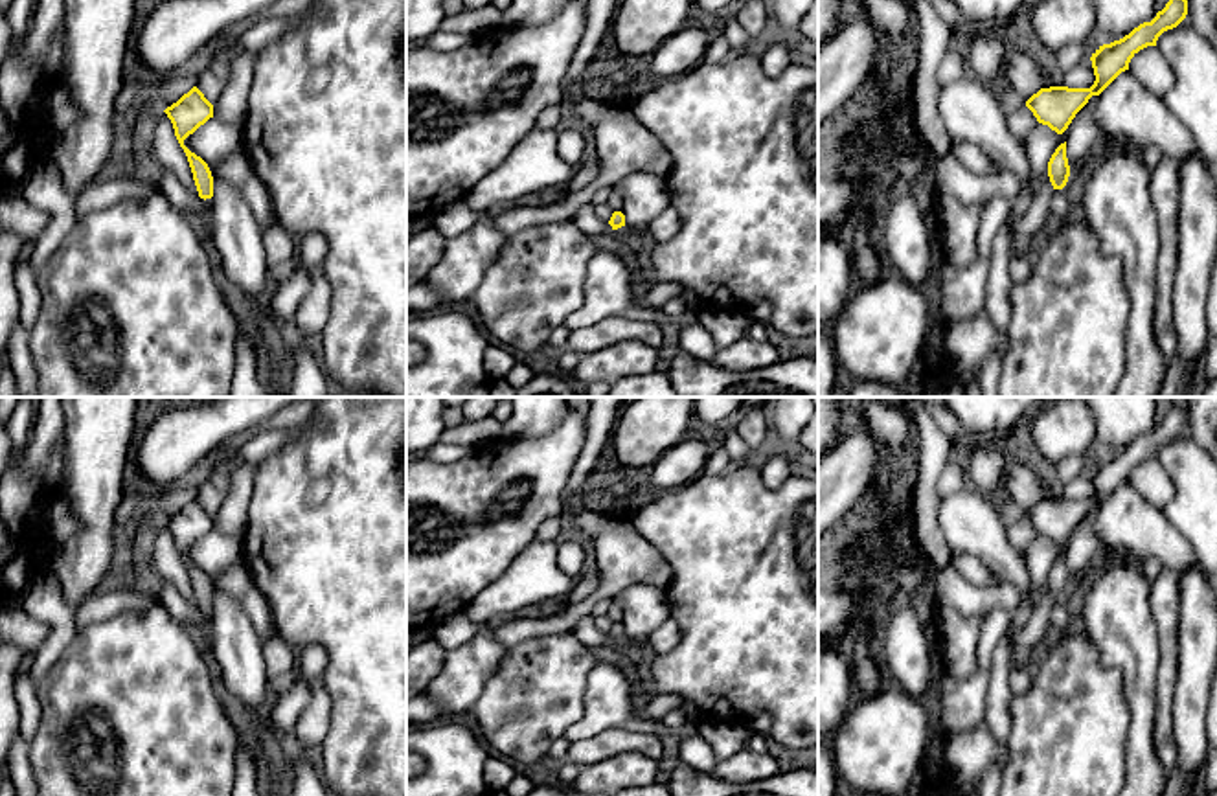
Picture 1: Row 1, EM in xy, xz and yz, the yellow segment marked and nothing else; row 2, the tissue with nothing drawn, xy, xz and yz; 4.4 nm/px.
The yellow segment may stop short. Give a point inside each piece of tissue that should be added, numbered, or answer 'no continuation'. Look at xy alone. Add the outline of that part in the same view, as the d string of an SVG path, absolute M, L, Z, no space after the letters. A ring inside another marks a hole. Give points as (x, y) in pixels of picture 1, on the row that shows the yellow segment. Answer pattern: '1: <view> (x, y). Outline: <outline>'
1: xy (206, 223). Outline: M206 199L206 213L197 221L197 226L199 226L200 233L202 233L202 237L211 246L211 243L213 243L213 228L215 228L211 199Z

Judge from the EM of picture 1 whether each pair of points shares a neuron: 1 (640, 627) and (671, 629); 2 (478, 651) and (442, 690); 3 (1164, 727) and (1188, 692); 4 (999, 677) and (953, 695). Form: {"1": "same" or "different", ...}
{"1": "different", "2": "same", "3": "different", "4": "different"}

